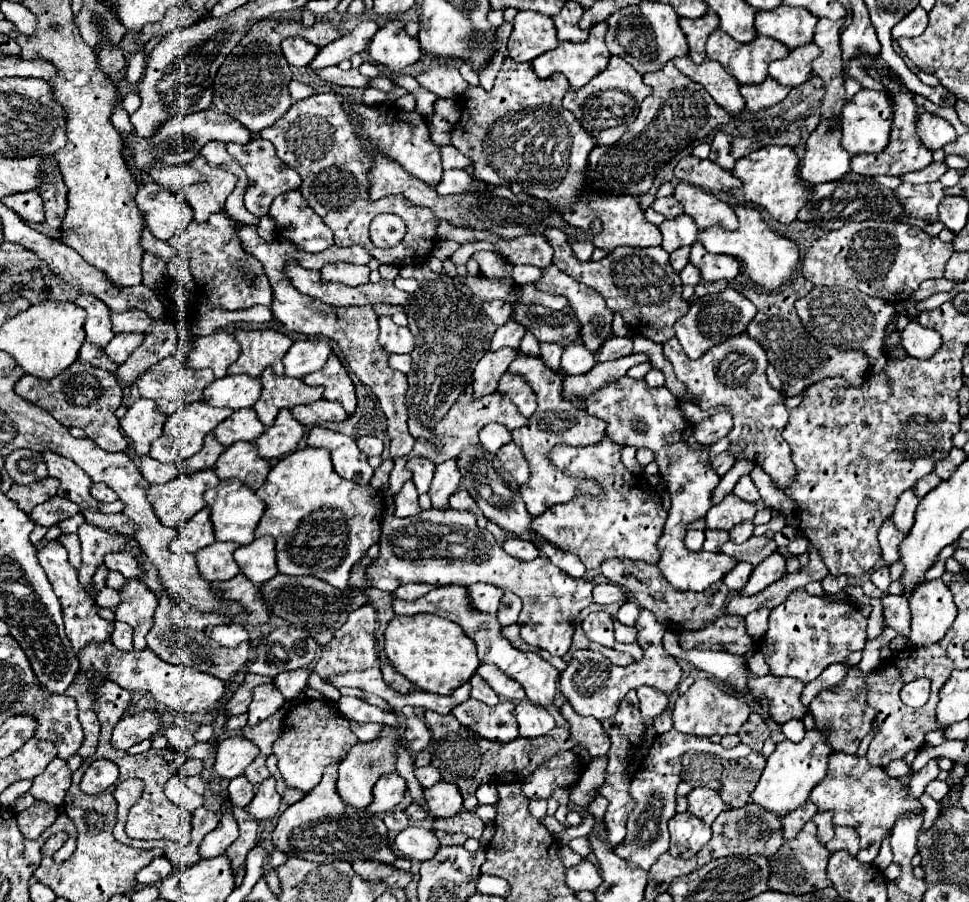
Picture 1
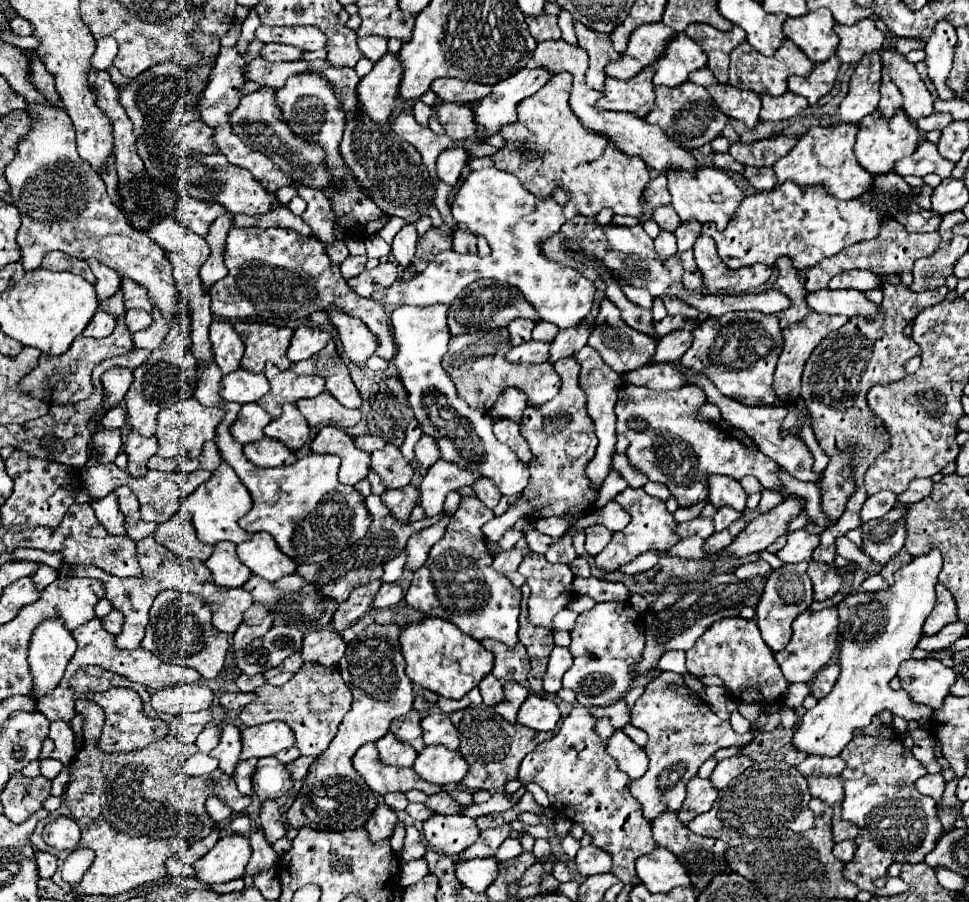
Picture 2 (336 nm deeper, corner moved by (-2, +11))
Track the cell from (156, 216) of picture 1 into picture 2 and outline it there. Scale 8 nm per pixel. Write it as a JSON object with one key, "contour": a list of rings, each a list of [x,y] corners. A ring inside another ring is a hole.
{"contour":[[[186,199],[182,203],[178,203],[176,209],[176,219],[188,227],[190,231],[198,233],[200,237],[206,237],[204,233],[208,233],[210,223],[224,215],[226,209],[222,205],[216,205],[212,201],[200,201],[200,199]]]}

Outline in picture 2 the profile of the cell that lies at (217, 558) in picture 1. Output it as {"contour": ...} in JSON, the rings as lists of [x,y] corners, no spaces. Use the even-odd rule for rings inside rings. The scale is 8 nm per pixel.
{"contour":[[[222,541],[214,547],[212,557],[204,563],[220,587],[242,587],[250,577],[250,569],[242,565],[236,555],[236,545],[232,541]]]}

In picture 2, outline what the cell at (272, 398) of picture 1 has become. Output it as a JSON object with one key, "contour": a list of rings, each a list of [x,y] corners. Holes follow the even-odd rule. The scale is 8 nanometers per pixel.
{"contour":[[[266,365],[266,379],[270,381],[270,391],[260,397],[258,405],[264,407],[272,417],[280,417],[284,403],[296,403],[304,397],[316,397],[324,391],[322,377],[300,377],[292,369],[280,371],[274,365]]]}

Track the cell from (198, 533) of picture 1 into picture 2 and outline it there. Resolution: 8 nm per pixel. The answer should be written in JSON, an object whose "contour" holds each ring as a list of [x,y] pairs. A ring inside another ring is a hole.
{"contour":[[[184,505],[166,523],[158,525],[154,539],[186,561],[192,561],[192,559],[206,561],[214,551],[212,545],[204,545],[196,537],[196,529],[192,525],[192,515],[188,513],[188,509]]]}

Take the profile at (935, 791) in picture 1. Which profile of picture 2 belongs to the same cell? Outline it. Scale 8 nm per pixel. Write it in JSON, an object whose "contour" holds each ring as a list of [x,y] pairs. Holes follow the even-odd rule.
{"contour":[[[924,775],[924,777],[920,777],[916,783],[916,789],[920,791],[920,793],[924,793],[924,795],[930,795],[930,797],[934,797],[936,801],[942,797],[942,793],[944,793],[944,785],[946,785],[946,781],[944,781],[944,777],[942,775]]]}

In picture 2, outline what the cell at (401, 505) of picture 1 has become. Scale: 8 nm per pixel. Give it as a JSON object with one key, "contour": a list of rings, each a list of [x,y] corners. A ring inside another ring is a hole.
{"contour":[[[422,435],[422,439],[416,443],[414,451],[416,451],[416,463],[420,465],[420,469],[428,469],[440,457],[440,451],[438,451],[436,443],[428,435]]]}

